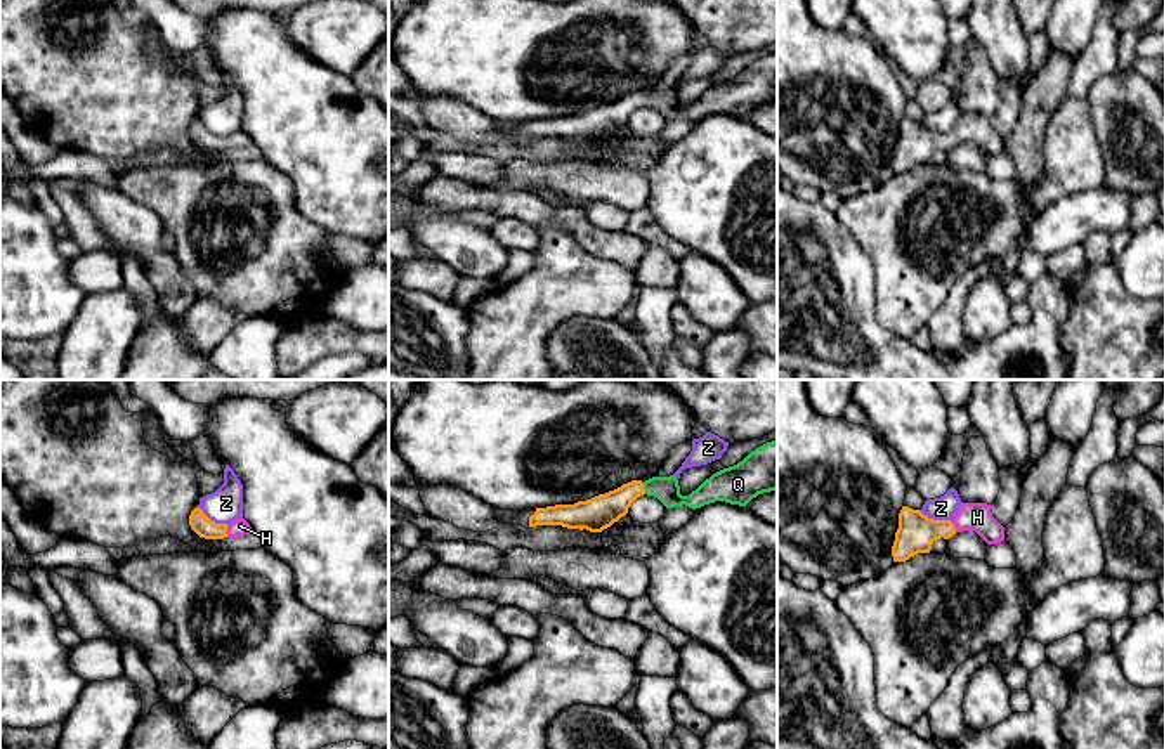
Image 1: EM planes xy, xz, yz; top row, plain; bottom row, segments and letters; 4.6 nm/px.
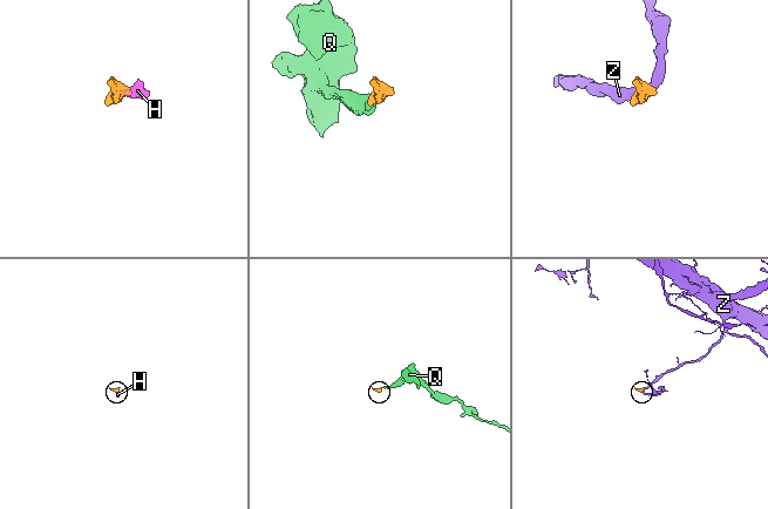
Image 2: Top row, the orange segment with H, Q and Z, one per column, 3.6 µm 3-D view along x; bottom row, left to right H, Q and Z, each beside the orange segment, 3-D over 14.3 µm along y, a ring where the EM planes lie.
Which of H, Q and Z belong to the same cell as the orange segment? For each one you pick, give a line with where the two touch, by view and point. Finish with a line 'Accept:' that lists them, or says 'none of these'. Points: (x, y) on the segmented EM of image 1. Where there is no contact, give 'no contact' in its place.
H: contact xy (226, 531)
Q: contact xz (642, 488)
Accept: H, Q

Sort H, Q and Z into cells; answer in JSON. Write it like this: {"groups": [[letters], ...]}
{"groups": [["H", "Q"], ["Z"]]}

